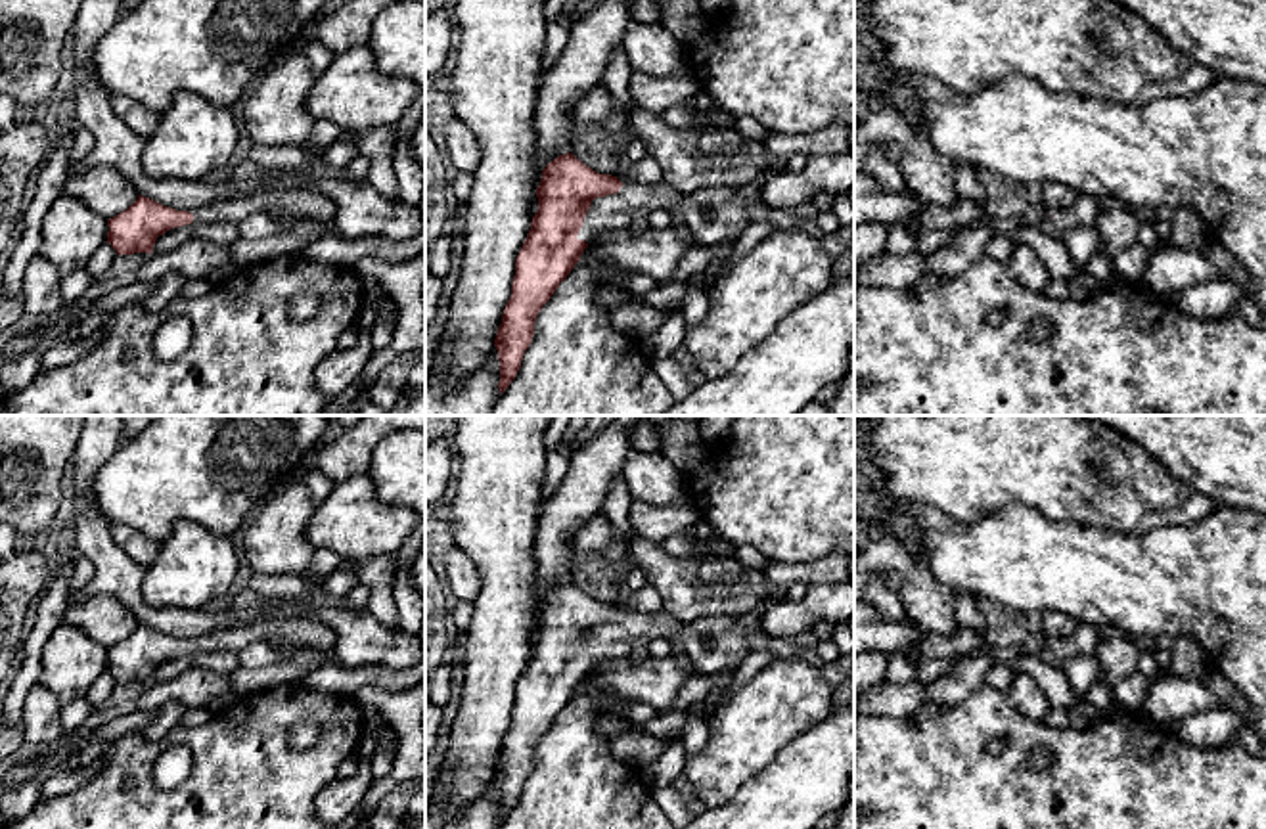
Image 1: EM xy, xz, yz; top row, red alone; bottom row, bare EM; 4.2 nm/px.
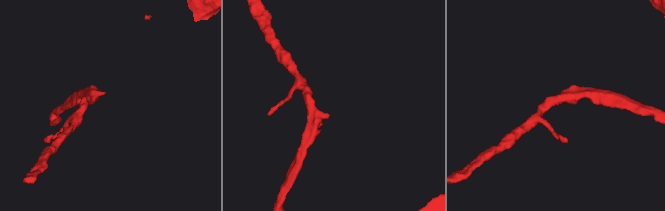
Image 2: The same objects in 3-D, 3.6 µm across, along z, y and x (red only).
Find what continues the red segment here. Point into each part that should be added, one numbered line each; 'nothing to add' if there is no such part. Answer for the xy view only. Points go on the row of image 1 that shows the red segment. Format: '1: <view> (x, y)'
1: xy (295, 203)

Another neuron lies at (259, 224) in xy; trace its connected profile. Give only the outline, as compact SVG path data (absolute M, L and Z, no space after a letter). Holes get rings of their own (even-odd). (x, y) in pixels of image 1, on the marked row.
M253 213L237 224L241 239L262 239L289 232L293 226L308 220L287 220L274 213Z

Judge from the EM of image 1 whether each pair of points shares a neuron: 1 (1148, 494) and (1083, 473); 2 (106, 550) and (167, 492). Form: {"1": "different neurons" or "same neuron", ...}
{"1": "same neuron", "2": "different neurons"}

